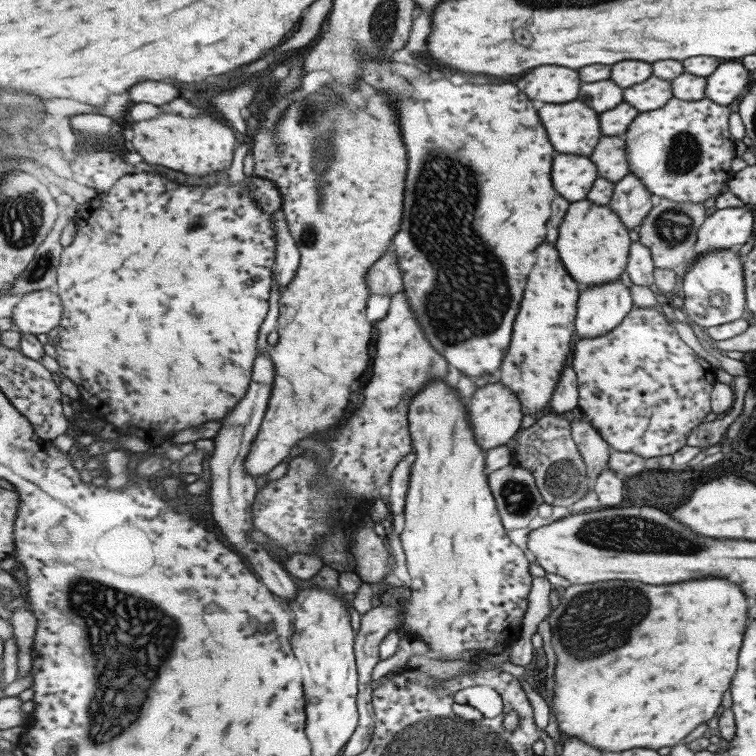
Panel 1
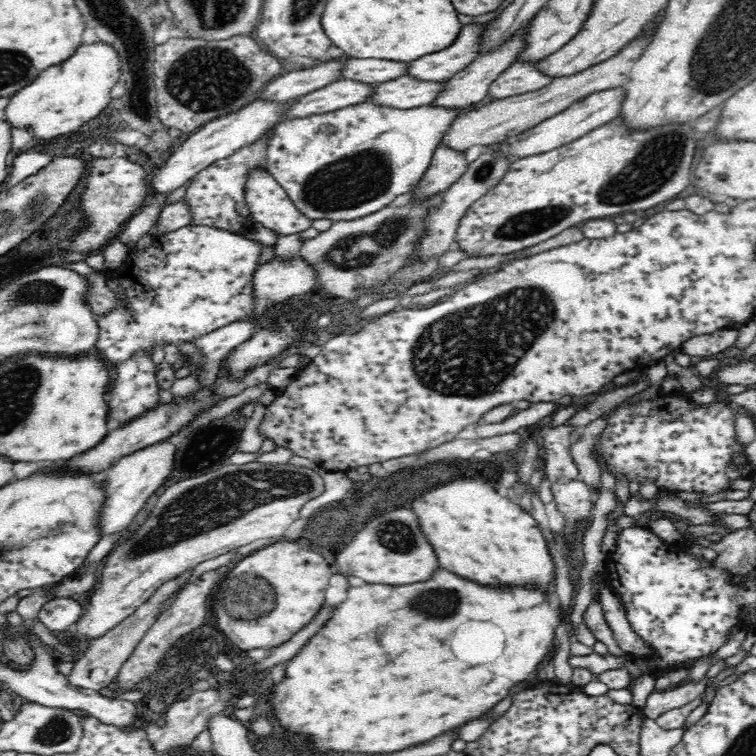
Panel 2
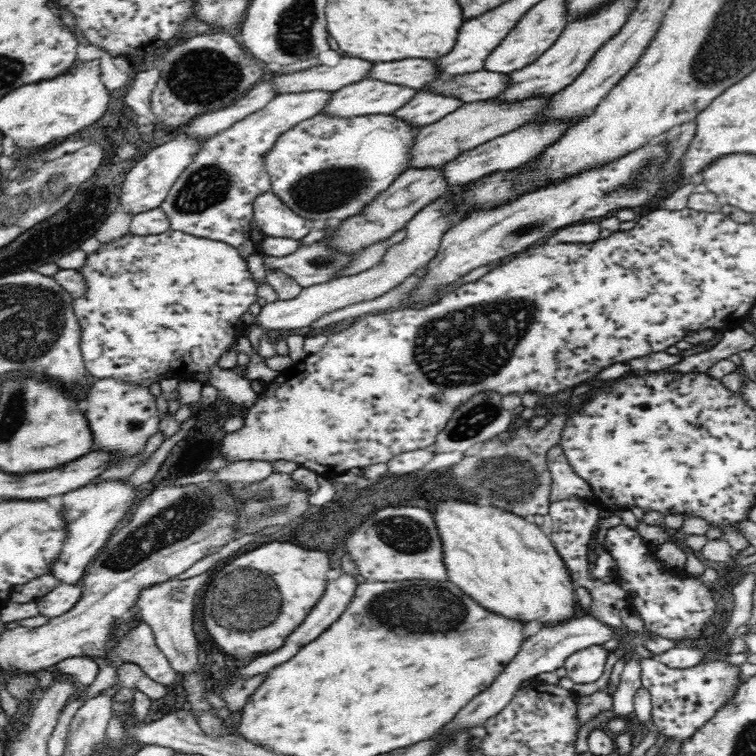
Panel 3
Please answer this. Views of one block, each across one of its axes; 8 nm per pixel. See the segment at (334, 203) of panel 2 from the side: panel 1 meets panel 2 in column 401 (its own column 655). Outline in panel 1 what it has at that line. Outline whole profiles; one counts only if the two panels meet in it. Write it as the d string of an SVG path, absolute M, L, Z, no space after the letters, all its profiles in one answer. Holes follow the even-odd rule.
M703 97L698 101L685 102L679 98L671 98L660 109L639 113L635 121L629 125L625 134L628 147L631 173L639 176L647 186L654 199L665 198L671 202L703 202L707 198L717 196L731 177L729 166L735 158L735 141L727 130L729 109L711 102Z

